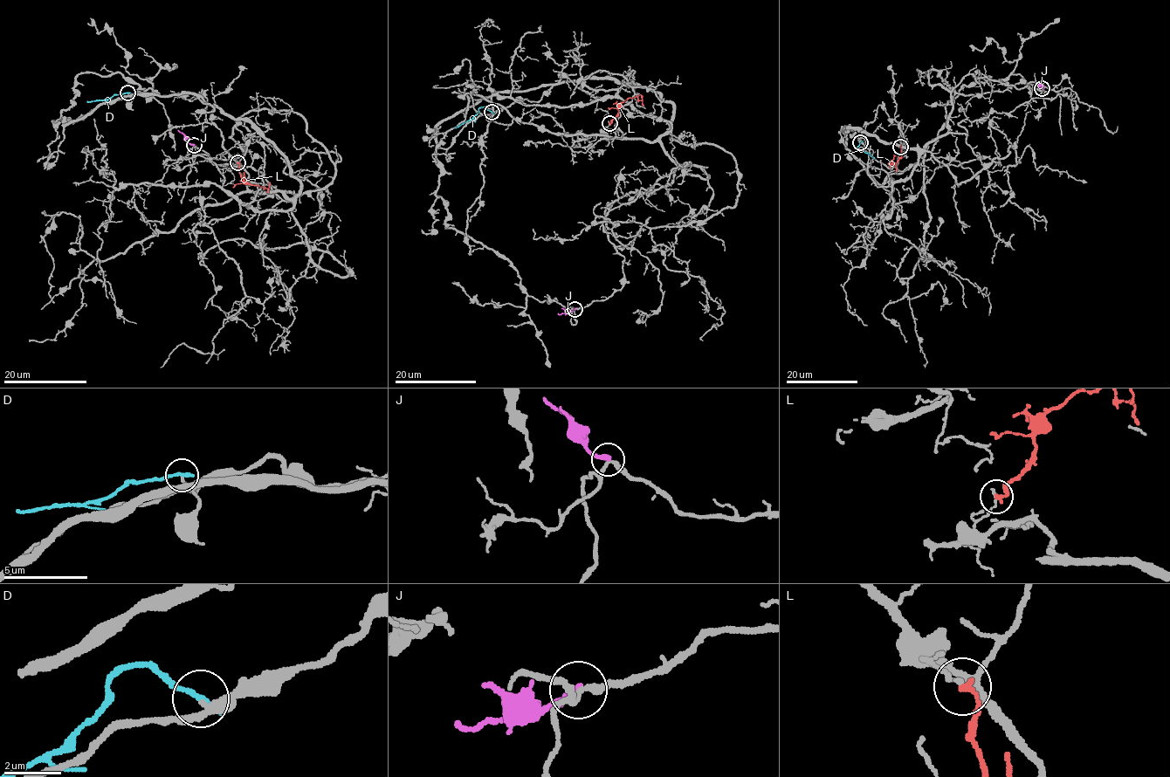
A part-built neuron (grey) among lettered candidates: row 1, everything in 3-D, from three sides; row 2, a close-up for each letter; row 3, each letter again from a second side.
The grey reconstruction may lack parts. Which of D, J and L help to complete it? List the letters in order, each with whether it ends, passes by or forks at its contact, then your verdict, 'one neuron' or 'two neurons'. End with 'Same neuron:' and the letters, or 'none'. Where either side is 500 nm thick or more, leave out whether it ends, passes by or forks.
D: it ends | two neurons
J: it ends | one neuron
L: it ends | two neurons
Same neuron: J

